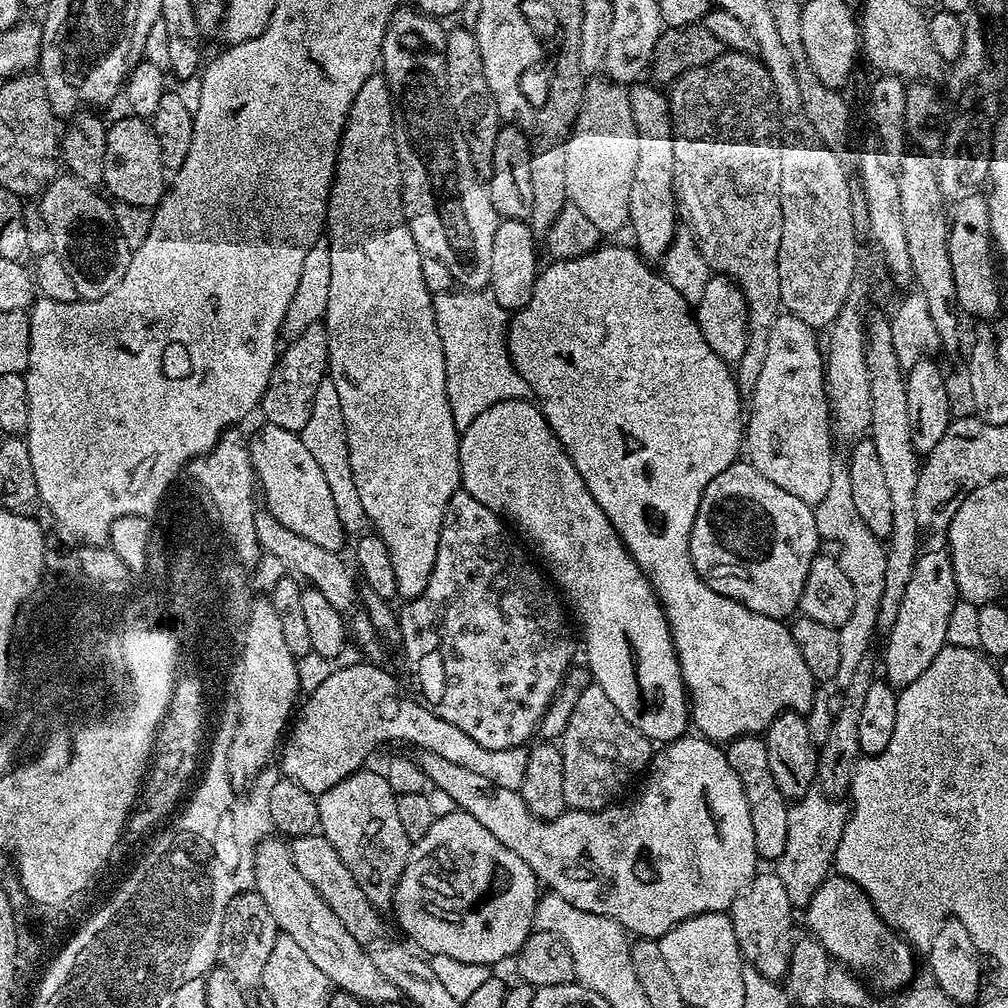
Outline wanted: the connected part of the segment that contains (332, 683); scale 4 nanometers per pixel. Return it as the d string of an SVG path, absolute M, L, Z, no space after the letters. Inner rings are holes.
M357 662L333 667L326 682L307 693L308 701L299 705L279 753L278 768L287 779L298 782L302 790L319 794L352 772L361 771L367 765L364 763L368 755L379 744L405 740L420 752L433 752L457 766L466 766L466 770L474 770L474 774L494 782L494 786L506 786L506 790L519 792L526 774L527 747L497 752L478 750L470 734L458 730L458 726L446 722L446 718L438 718L427 704L400 696L399 682L386 669L379 668L376 662L364 663L368 664Z

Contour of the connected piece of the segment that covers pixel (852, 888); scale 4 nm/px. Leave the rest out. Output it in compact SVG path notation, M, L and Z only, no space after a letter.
M839 874L829 875L810 898L806 913L807 931L819 939L833 961L847 971L859 974L873 989L881 988L896 994L913 983L912 975L916 972L913 945L884 923L872 905L872 899L854 880Z

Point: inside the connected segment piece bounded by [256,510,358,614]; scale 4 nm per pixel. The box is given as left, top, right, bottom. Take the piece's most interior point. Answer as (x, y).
(322, 569)

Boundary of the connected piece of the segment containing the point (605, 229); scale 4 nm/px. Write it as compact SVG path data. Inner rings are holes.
M592 78L584 90L584 104L572 127L566 146L566 194L568 203L578 206L602 234L625 231L628 224L630 182L634 182L634 166L638 162L638 130L634 130L634 114L630 110L630 98L621 85L607 78Z

